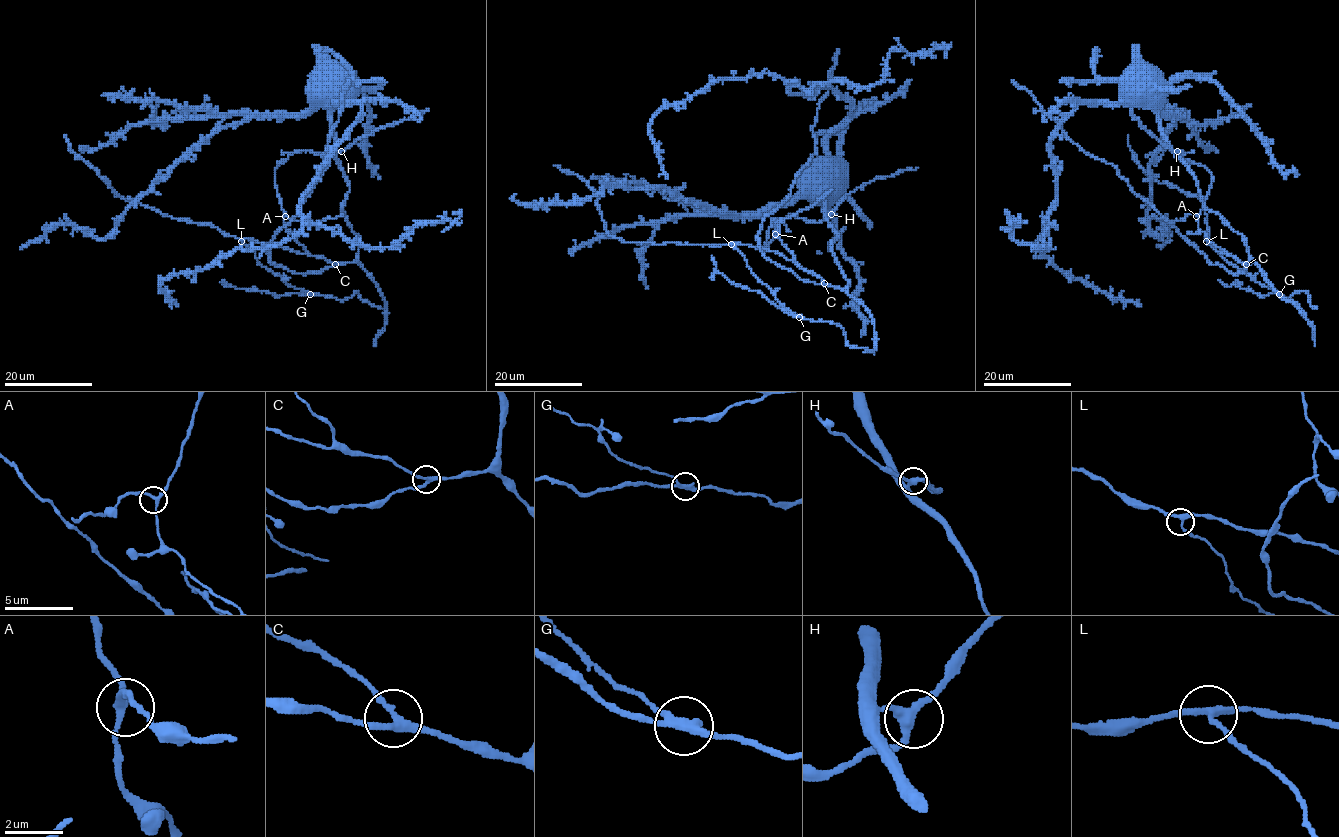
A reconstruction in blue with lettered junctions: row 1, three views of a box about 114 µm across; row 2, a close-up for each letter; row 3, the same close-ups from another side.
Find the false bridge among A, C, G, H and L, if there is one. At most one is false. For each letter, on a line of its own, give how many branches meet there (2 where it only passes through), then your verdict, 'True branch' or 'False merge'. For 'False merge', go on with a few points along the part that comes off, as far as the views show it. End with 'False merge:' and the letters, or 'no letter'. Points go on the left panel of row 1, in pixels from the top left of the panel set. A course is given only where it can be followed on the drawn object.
A: Branches: 3. True branch
C: Branches: 3. True branch
G: Branches: 3. False merge. Course of the part to remove: (309, 294), (274, 296), (268, 291), (248, 291), (226, 286), (223, 279)
H: Branches: 3. True branch
L: Branches: 3. True branch
False merge: G

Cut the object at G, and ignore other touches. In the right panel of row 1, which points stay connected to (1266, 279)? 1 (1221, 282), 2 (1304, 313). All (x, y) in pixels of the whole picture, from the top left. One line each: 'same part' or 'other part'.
1: other part
2: same part

